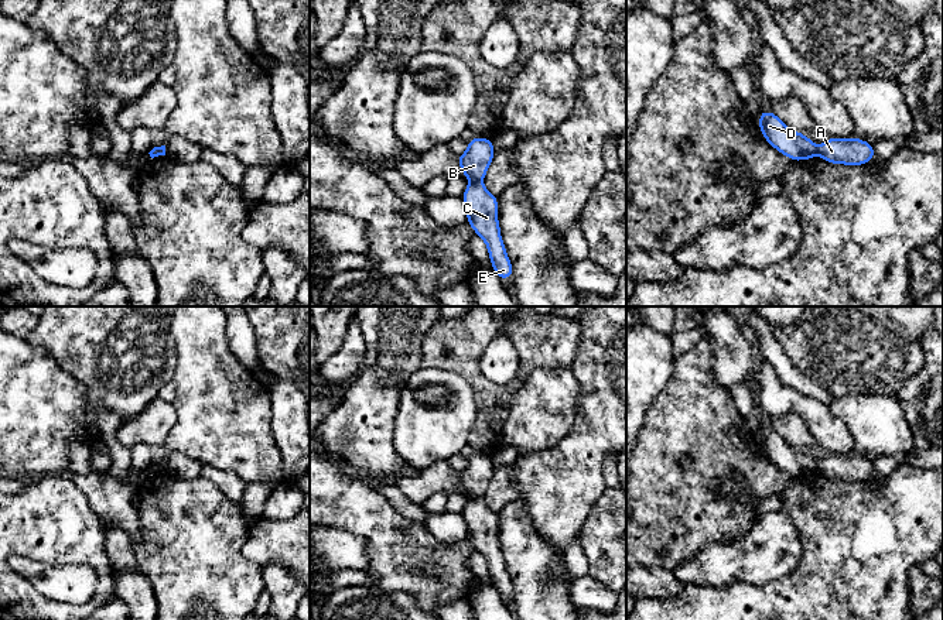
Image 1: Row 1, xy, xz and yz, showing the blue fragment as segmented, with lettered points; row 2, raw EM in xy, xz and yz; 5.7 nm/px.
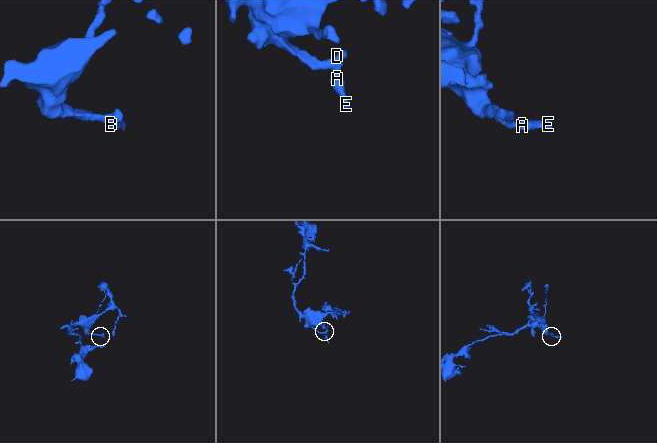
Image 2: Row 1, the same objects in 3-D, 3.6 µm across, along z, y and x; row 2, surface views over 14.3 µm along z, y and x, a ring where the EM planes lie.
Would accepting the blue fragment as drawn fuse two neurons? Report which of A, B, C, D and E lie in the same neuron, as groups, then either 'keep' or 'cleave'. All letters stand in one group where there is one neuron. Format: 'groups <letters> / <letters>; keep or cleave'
groups A C E / B D; cleave

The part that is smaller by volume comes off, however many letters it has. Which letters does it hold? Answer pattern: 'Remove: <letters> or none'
Remove: A, C, E

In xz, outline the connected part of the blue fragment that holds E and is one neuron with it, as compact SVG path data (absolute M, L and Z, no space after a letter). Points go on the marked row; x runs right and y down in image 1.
M471 181L461 198L467 209L467 222L488 247L492 270L500 281L513 277L498 222L498 198L485 188L482 181Z

